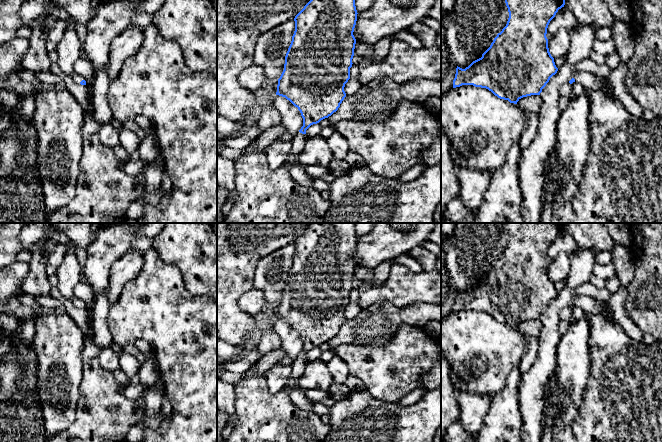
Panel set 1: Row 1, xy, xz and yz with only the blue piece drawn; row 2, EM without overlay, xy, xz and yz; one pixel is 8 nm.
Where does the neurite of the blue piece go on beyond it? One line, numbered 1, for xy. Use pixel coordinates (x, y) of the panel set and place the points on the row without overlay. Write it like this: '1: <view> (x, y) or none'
1: xy (77, 302)

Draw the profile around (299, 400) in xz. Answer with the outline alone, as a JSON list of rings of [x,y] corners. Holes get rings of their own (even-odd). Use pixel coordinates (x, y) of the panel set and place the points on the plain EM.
[[[301,389],[293,390],[288,394],[292,404],[296,408],[306,412],[313,412],[314,402],[312,402],[305,396],[303,390]]]

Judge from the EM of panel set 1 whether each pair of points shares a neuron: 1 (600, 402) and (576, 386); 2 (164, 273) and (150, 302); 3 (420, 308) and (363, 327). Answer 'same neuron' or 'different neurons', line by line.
1: different neurons
2: same neuron
3: same neuron

